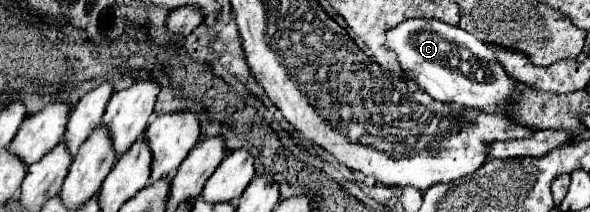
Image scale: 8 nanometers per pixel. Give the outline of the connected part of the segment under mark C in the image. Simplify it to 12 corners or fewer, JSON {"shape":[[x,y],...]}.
{"shape":[[440,20],[386,30],[408,86],[478,110],[518,96],[484,42]]}

